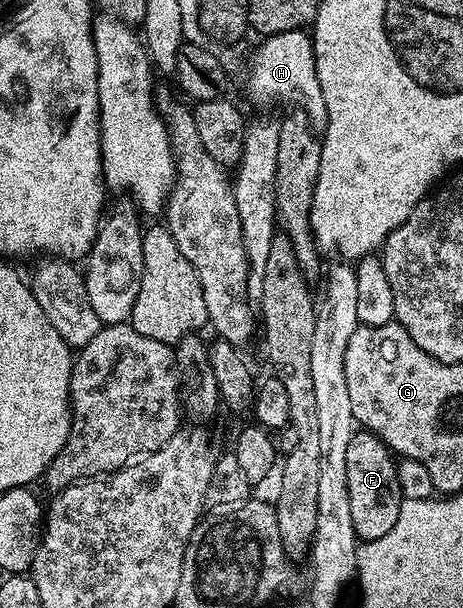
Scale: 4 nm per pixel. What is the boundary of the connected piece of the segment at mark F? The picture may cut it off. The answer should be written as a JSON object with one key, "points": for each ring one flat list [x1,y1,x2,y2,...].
{"points":[[355,431,346,448,345,464,356,538,372,541,393,531,393,523,397,523,397,515,405,498,399,486,399,466,387,444,376,433]]}

